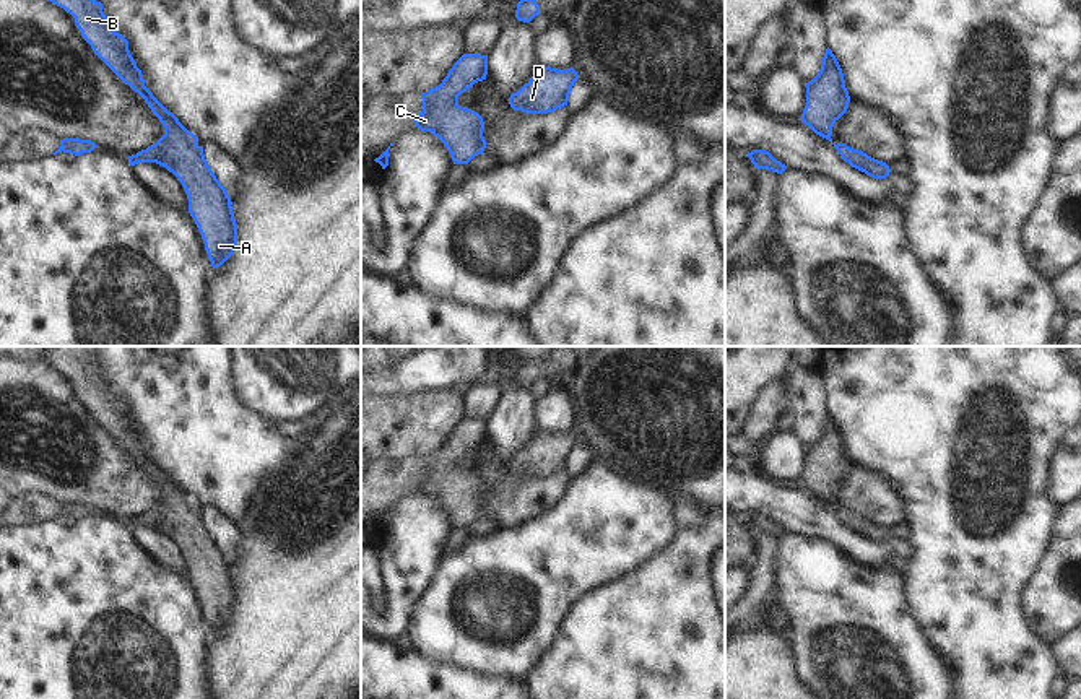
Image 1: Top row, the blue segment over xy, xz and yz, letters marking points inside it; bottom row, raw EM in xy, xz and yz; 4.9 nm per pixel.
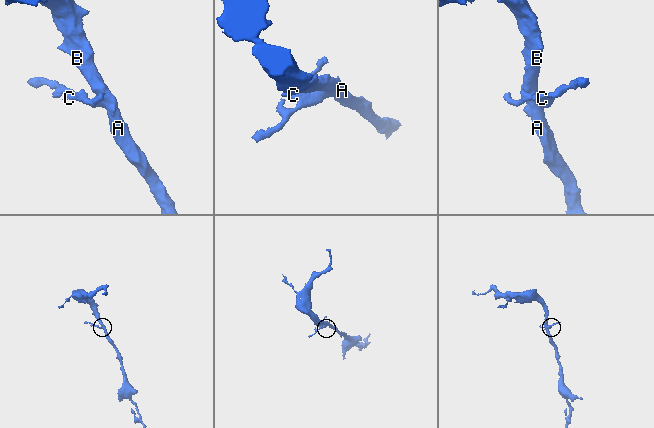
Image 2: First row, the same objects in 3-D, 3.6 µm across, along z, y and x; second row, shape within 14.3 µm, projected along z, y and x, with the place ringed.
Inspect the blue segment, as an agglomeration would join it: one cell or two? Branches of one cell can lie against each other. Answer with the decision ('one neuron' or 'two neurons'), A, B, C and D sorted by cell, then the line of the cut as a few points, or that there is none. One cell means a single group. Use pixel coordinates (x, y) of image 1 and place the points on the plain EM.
one neuron | A B C D | no cut

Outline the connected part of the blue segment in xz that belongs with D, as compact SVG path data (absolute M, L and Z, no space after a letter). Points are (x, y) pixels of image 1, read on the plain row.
M540 429L536 437L517 457L512 457L509 468L514 475L527 478L548 478L567 470L571 454L579 444L571 431L558 434Z

